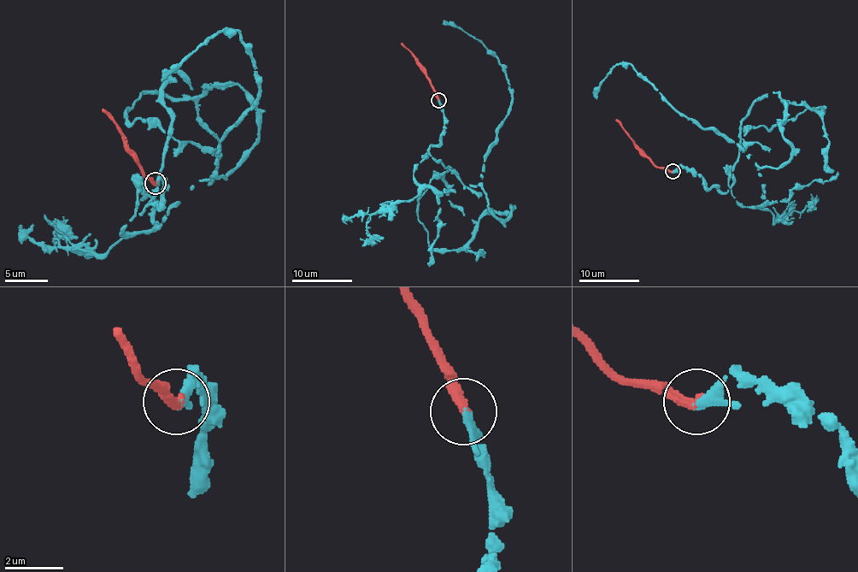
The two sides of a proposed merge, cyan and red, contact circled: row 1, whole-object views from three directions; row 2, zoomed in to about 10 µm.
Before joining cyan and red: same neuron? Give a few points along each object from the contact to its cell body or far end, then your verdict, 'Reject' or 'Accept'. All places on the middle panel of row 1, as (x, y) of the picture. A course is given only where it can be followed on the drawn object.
Course of cyan: (437, 99), (447, 168), (418, 220), (459, 250), (511, 210), (482, 186), (512, 98), (443, 24). Course of red: (437, 99), (433, 85), (414, 56), (402, 44). Accept

